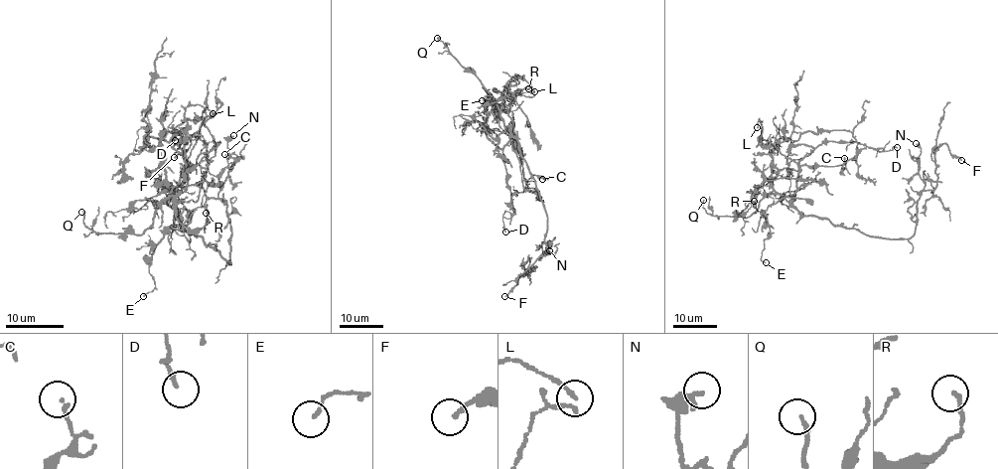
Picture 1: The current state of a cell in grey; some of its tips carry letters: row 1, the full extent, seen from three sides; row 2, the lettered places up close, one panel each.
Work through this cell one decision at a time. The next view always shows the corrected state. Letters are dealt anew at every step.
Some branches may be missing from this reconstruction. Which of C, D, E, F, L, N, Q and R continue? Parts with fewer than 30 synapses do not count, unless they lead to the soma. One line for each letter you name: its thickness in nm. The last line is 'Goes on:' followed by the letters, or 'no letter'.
Q: calibre 160 nm
Goes on: Q

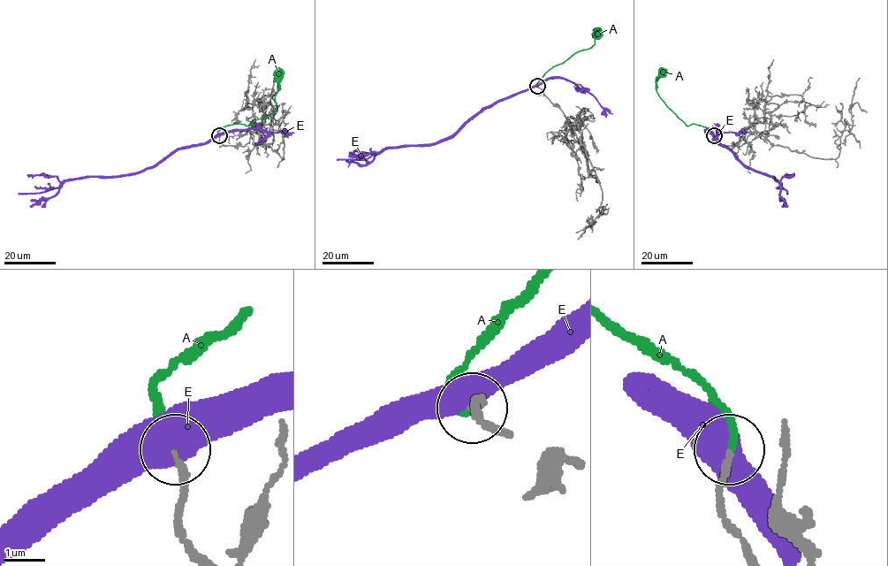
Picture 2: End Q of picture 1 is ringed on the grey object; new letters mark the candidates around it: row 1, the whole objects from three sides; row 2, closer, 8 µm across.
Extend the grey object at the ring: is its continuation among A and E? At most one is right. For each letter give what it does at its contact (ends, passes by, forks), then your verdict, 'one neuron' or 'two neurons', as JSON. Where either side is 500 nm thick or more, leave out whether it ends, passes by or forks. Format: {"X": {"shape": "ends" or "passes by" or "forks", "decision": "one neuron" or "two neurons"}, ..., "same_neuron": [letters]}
{"A": {"shape": "ends", "decision": "one neuron"}, "E": {"decision": "two neurons"}, "same_neuron": ["A"]}

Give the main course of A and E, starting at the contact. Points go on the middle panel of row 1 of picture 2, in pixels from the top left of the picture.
A: (537, 87), (542, 77), (553, 66), (590, 48), (595, 43), (593, 32), (598, 28), (596, 34)
E: (537, 86), (495, 101), (455, 133), (428, 144), (387, 147), (365, 158), (337, 158)

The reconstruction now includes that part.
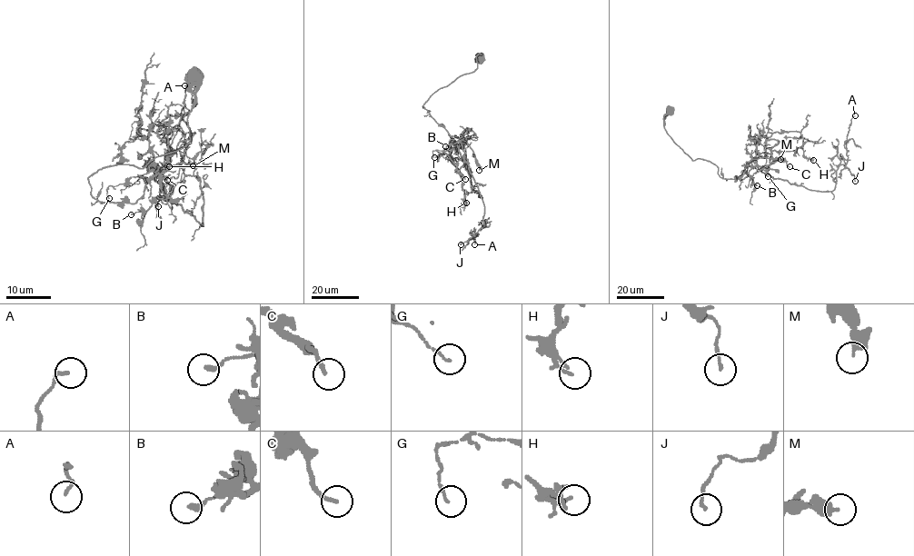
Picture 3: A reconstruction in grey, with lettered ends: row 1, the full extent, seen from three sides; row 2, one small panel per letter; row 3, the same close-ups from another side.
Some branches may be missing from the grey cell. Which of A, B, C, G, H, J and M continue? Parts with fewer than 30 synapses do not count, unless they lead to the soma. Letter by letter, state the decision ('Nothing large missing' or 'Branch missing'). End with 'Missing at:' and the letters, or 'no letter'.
A: Nothing large missing
B: Nothing large missing
C: Nothing large missing
G: Nothing large missing
H: Nothing large missing
J: Nothing large missing
M: Nothing large missing
Missing at: no letter

